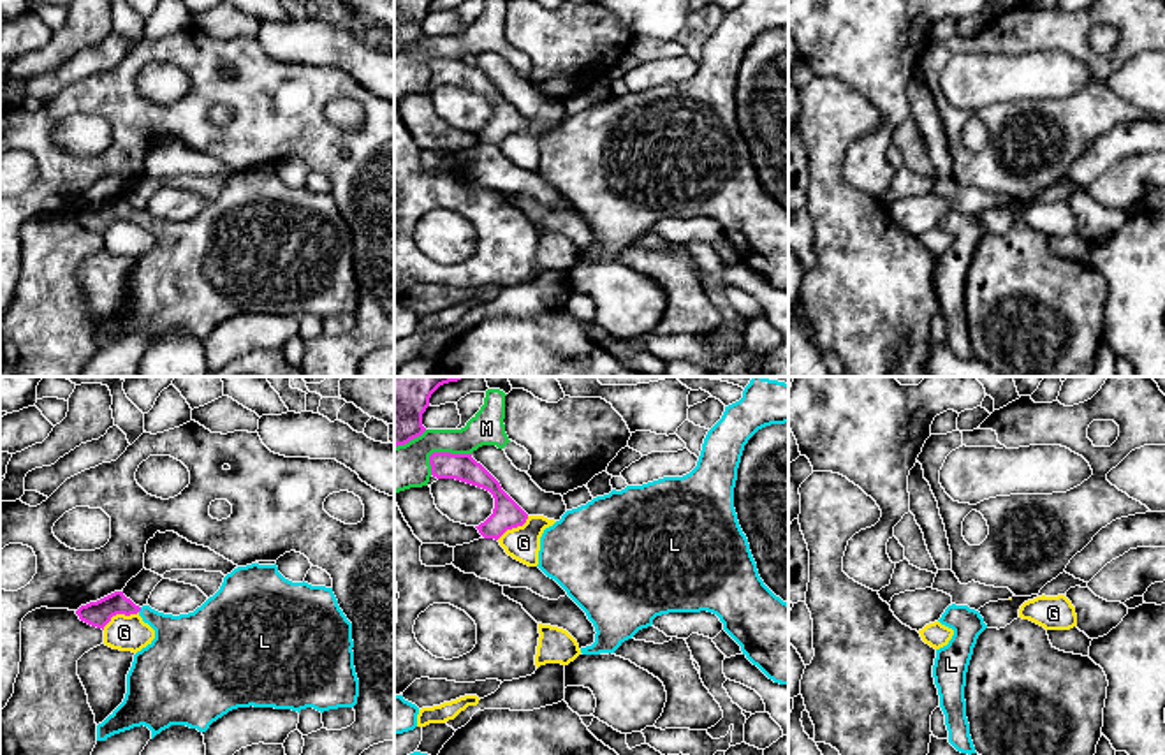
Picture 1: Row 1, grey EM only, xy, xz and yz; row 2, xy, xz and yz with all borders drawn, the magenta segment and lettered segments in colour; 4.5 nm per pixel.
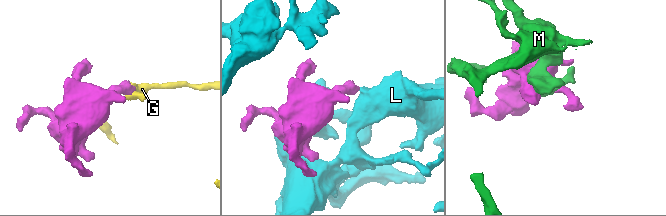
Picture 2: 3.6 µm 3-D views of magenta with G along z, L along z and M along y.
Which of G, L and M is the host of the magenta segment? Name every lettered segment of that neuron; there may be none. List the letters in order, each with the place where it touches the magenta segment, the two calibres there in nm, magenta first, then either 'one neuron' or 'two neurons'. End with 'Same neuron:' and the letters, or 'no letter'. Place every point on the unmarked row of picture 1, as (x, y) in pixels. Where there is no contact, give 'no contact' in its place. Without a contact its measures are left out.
G: meets magenta in xy at (118, 219); 120 nm thick on the magenta side, 160 nm on the other; two neurons
L: meets magenta in xy at (139, 215); 120 nm thick on the magenta side, 260 nm on the other; one neuron
M: meets magenta in xz at (440, 58); 130 nm thick on the magenta side, 200 nm on the other; two neurons
Same neuron: L

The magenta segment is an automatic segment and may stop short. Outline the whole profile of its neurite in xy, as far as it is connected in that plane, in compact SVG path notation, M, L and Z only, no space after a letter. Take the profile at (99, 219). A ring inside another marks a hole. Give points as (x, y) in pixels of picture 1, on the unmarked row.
M252 169L246 172L238 172L231 180L223 183L223 188L220 195L209 202L201 213L197 213L194 218L188 220L164 220L150 211L136 211L130 204L123 201L123 197L114 197L97 208L90 208L86 211L81 211L76 220L79 222L81 227L102 234L111 227L113 222L116 220L139 220L144 229L148 229L155 236L155 245L137 257L134 260L132 273L127 280L127 299L123 308L102 327L97 331L97 347L106 347L107 343L130 336L134 333L148 333L151 336L151 345L160 340L162 336L169 334L171 331L187 331L190 334L197 334L199 338L206 338L213 327L222 324L232 315L238 313L275 313L275 315L292 315L292 317L301 317L306 313L313 313L320 319L329 317L329 315L338 315L338 313L354 313L357 310L359 303L359 285L355 280L354 273L354 246L352 246L352 229L347 225L343 216L338 211L338 206L333 199L333 194L326 192L311 192L308 188L292 188L285 185L280 178L276 169L275 171L259 171Z

